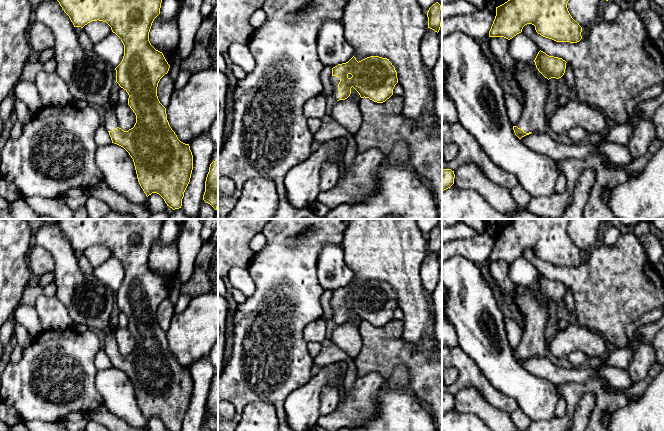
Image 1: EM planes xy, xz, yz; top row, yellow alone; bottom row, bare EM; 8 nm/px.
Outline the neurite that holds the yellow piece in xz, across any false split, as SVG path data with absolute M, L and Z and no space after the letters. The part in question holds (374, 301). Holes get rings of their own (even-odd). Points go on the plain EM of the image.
M353 280L348 286L332 292L331 307L333 321L336 324L347 323L353 311L361 322L365 321L374 326L383 327L393 319L393 313L398 307L398 302L395 291L387 282L370 280L358 286Z

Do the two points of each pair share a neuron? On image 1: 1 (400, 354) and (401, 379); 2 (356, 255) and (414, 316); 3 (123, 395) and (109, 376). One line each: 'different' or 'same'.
1: different
2: same
3: same

